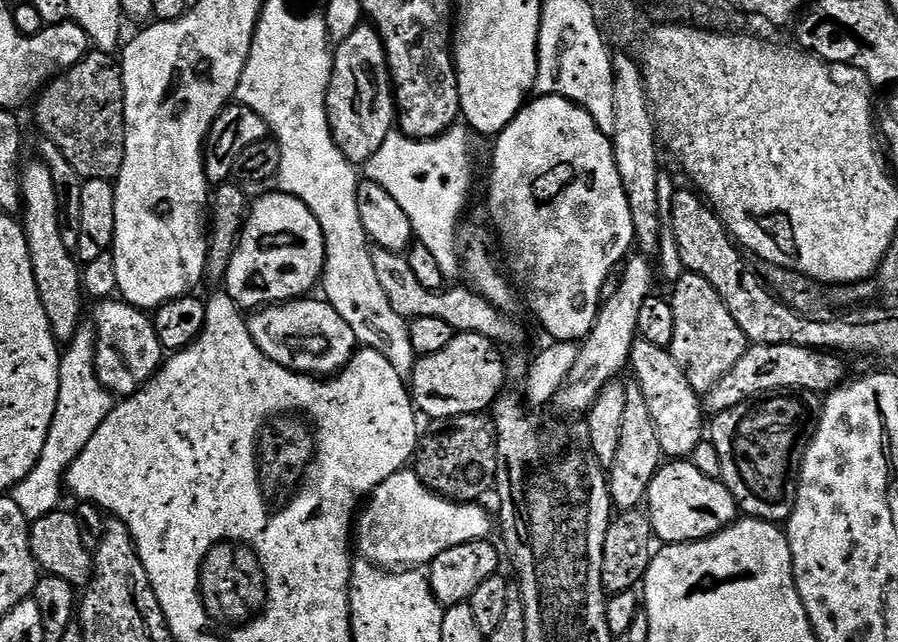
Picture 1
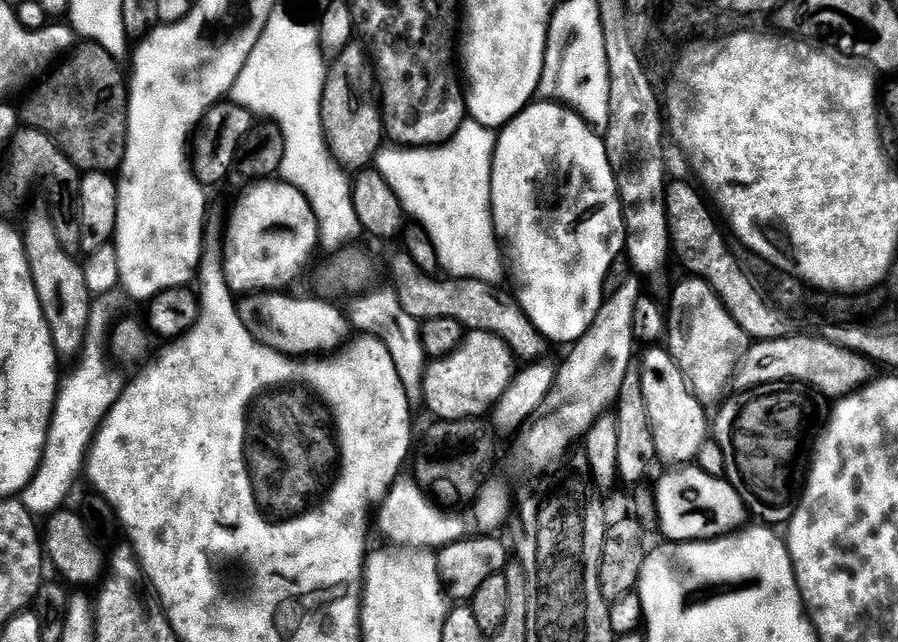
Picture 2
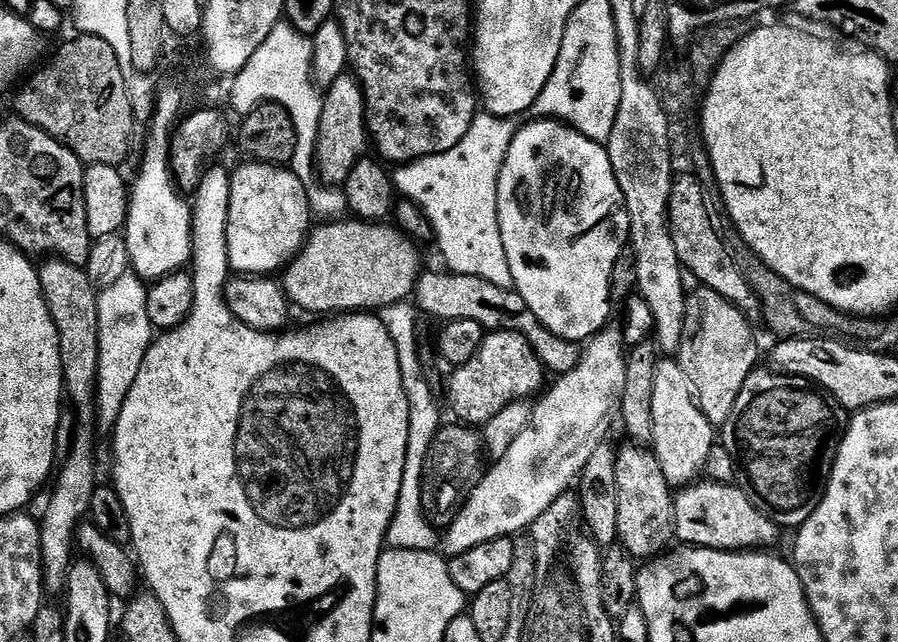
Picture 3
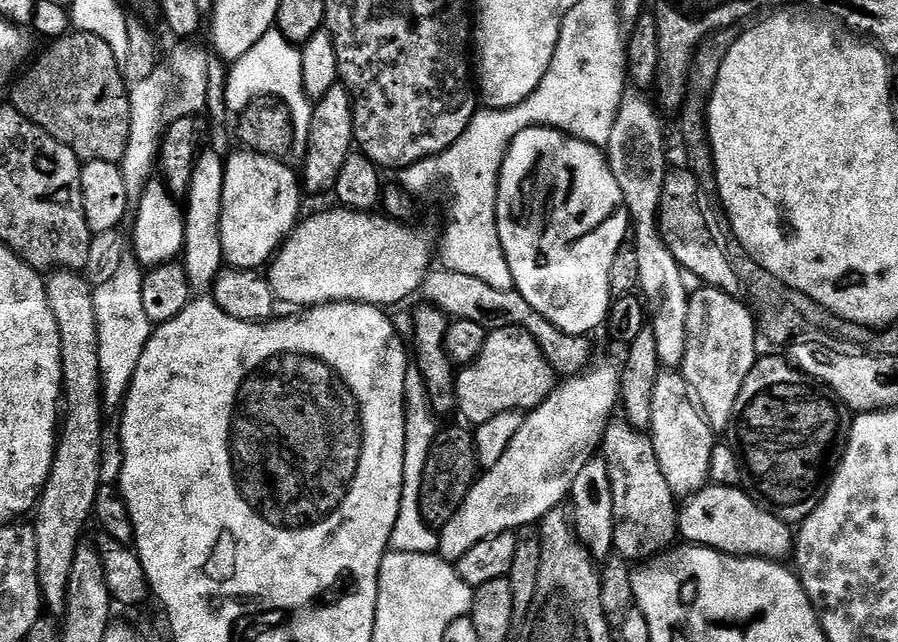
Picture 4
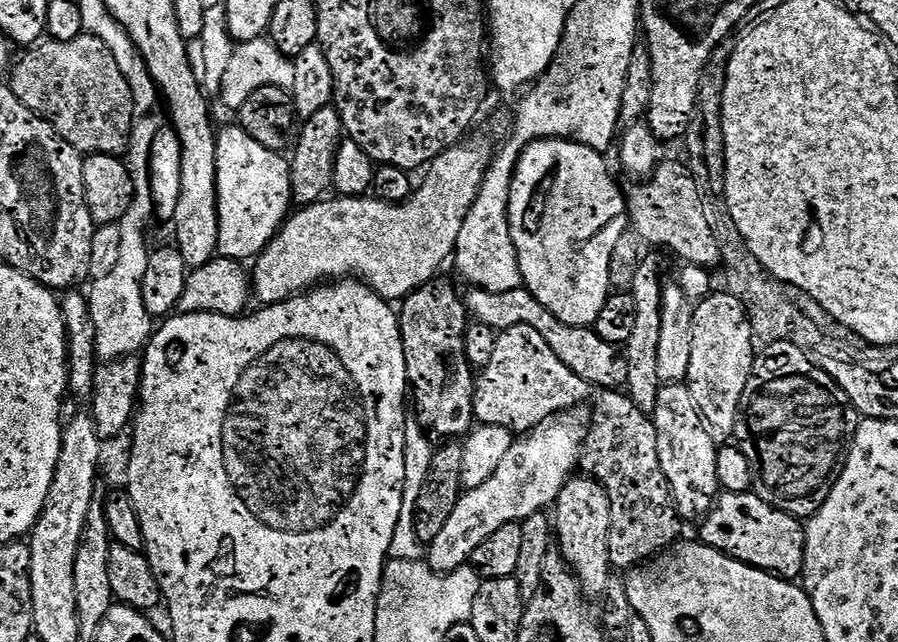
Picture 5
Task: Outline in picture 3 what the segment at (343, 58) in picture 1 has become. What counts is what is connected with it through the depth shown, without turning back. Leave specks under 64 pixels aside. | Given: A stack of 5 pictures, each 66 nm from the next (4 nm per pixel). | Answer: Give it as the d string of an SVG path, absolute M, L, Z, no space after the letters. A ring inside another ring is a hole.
M343 74L326 92L326 101L321 107L320 130L317 135L316 166L319 180L325 187L343 187L361 152L368 144L367 121L364 119L364 92L355 77Z

